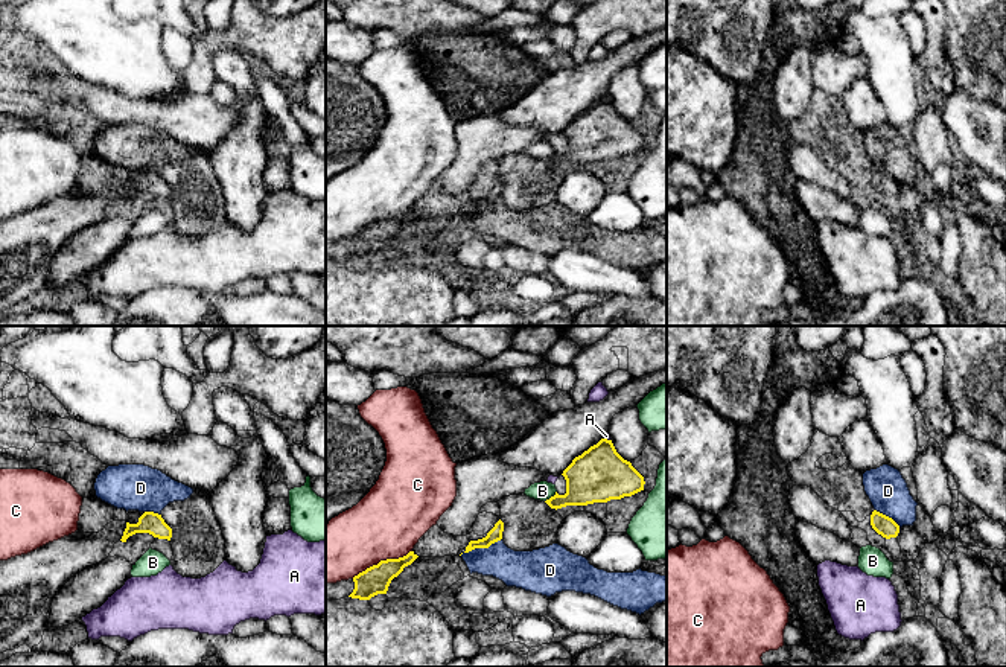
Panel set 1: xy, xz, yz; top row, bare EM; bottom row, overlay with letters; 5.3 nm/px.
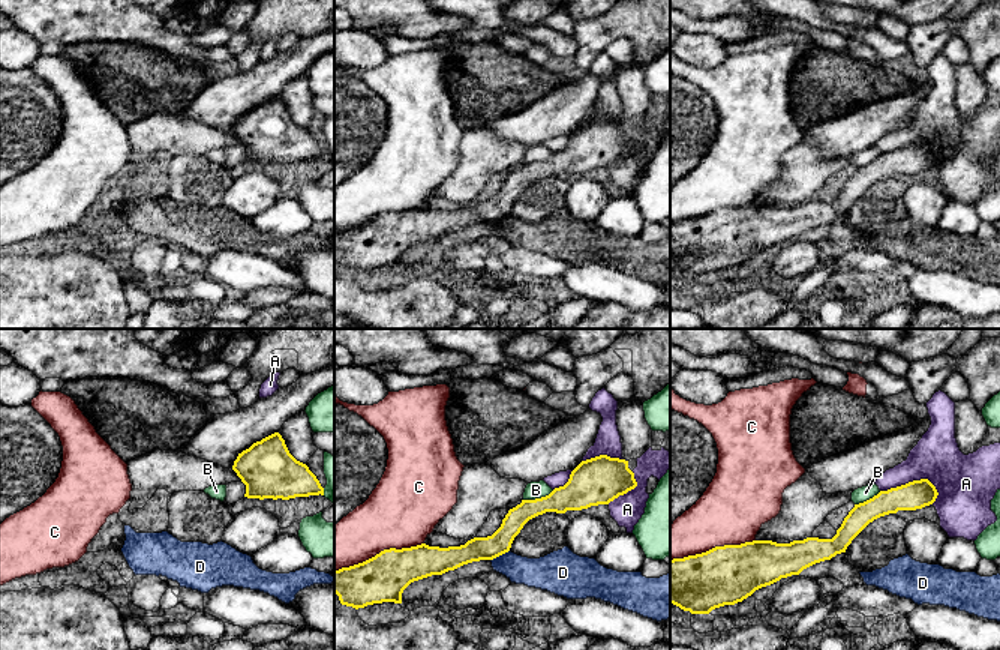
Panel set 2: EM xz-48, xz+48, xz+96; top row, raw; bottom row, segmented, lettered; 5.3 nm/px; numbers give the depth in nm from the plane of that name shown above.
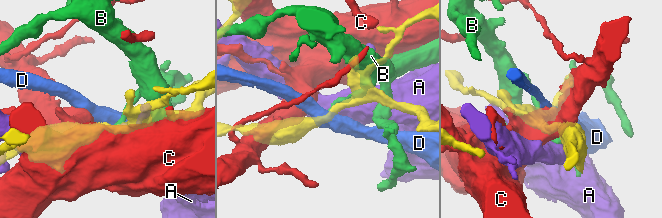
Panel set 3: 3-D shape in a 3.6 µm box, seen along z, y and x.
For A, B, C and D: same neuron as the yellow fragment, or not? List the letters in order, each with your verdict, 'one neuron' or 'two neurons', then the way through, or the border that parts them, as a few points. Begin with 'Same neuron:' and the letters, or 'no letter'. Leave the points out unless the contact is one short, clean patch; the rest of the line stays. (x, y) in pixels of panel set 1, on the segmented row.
Same neuron: no letter
A: two neurons
B: two neurons
C: two neurons
D: two neurons; border along xz (501, 538), (487, 547), (475, 547), (460, 555)

